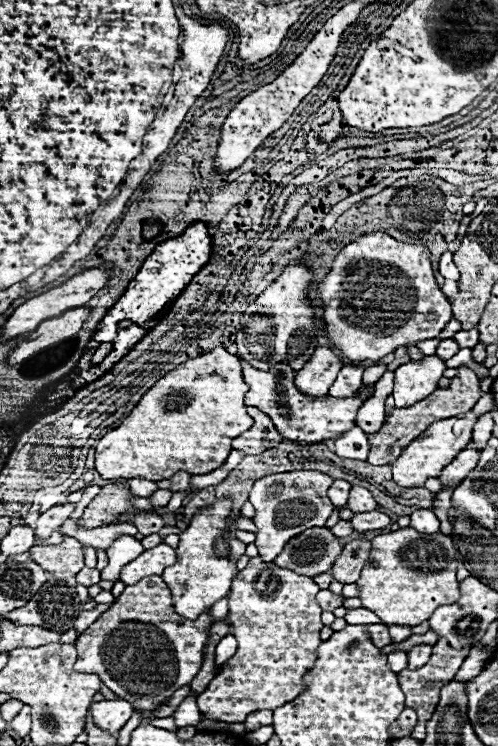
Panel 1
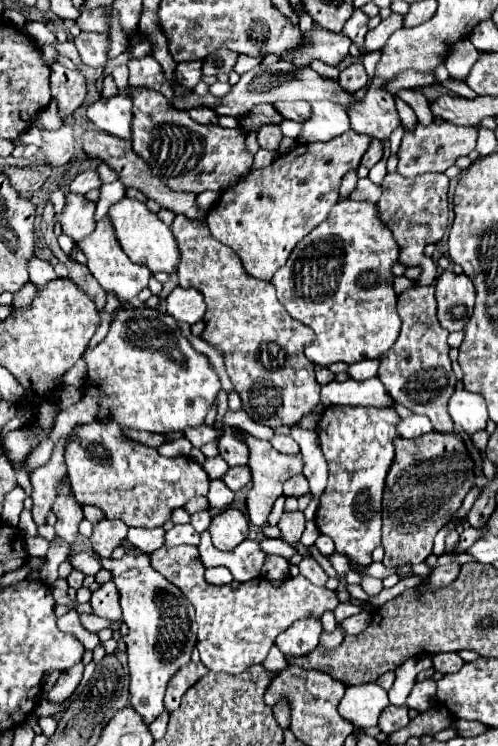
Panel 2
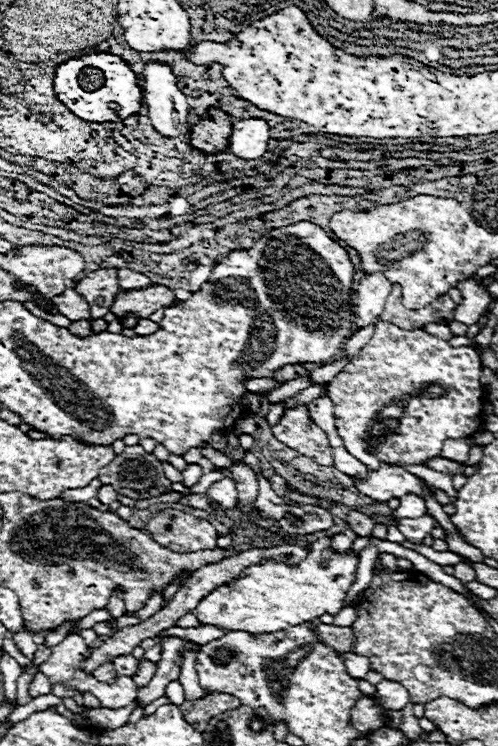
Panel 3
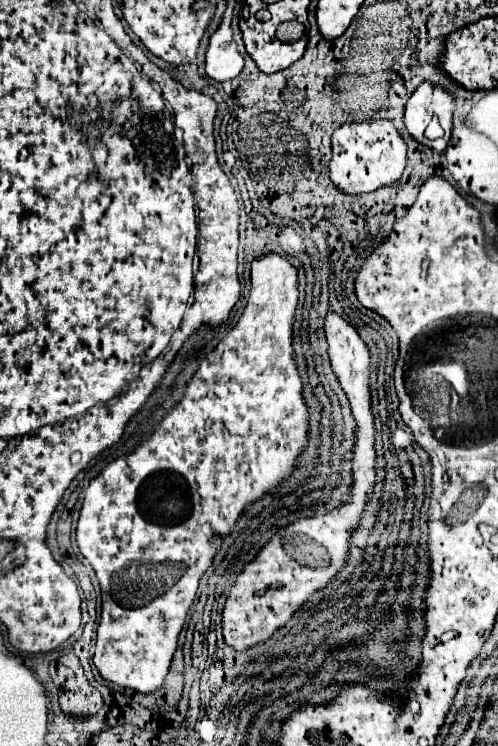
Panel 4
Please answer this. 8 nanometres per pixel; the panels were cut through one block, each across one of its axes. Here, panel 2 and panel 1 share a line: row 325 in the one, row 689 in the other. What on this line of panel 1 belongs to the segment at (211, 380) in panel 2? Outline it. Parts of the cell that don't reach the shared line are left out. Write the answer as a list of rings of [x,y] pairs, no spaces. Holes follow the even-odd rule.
[[[146,576],[134,586],[126,586],[116,602],[78,636],[78,660],[74,664],[74,670],[84,674],[98,674],[100,680],[118,694],[118,698],[128,700],[136,710],[142,710],[144,718],[152,718],[154,710],[164,704],[168,696],[172,696],[178,688],[190,684],[198,674],[210,626],[210,612],[200,614],[200,618],[194,622],[178,616],[172,610],[172,594],[162,576]]]

